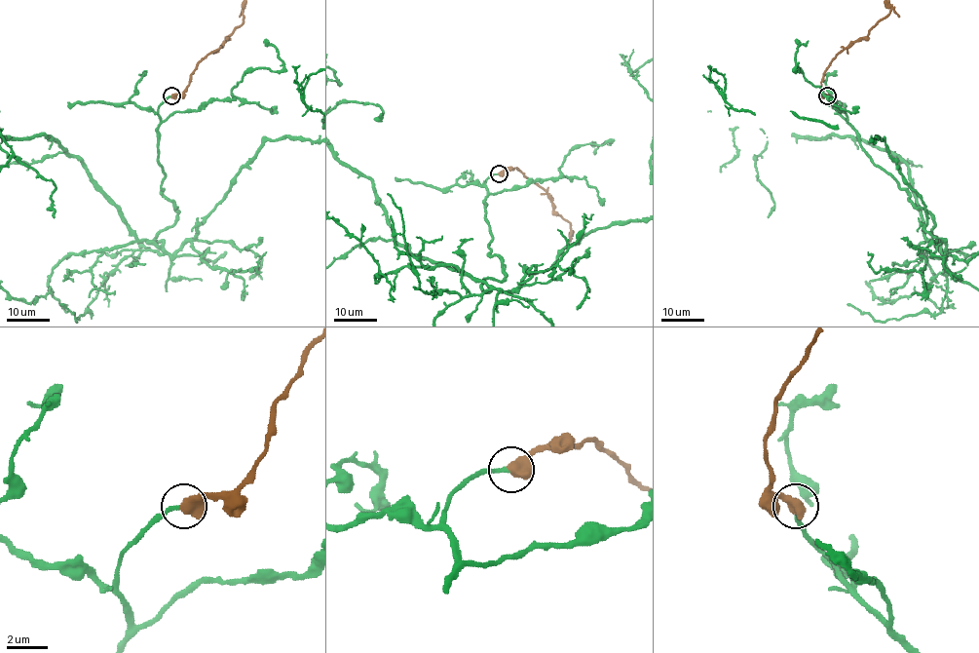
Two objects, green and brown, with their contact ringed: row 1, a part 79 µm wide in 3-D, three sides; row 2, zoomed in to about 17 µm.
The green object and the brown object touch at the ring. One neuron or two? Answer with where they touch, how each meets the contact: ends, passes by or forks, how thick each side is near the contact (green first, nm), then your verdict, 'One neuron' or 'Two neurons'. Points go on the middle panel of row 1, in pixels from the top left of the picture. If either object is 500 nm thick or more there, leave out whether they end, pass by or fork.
Place: (499, 173). Thickness 170 nm (green) against 650 nm. One neuron

